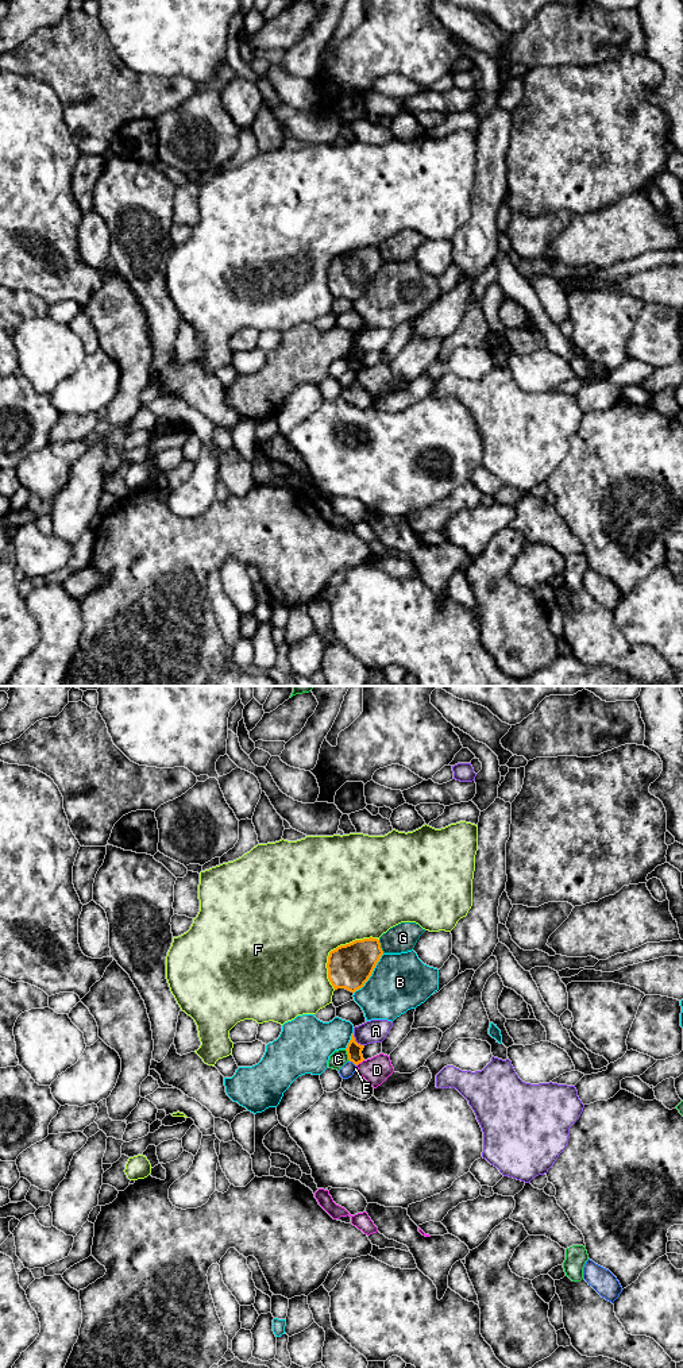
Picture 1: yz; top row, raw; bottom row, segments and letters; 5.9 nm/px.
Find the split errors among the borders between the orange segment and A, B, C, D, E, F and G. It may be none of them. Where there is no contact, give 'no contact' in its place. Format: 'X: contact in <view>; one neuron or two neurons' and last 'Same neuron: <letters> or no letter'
A: contact in yz; two neurons
B: contact in yz; two neurons
C: contact in yz; two neurons
D: contact in yz; two neurons
E: contact in yz; two neurons
F: contact in yz; two neurons
G: contact in yz; two neurons
Same neuron: no letter

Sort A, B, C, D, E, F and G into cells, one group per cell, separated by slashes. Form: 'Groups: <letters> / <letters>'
Groups: A / B / C / D / E / F / G

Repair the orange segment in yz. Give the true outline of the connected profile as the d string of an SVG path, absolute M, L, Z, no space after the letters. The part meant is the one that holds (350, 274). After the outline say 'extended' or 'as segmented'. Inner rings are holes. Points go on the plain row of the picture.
M373 246L337 255L327 271L331 293L355 301L368 289L382 263L379 248Z; as segmented

